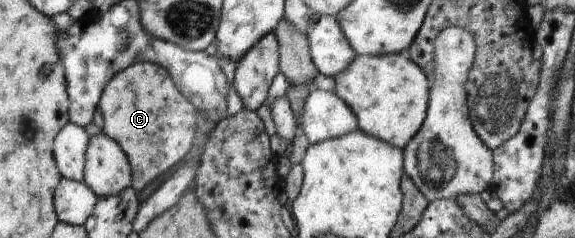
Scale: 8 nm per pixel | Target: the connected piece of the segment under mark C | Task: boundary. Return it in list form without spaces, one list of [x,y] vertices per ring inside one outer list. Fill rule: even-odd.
[[[135,61],[114,74],[103,89],[98,107],[104,118],[102,132],[119,144],[129,161],[135,191],[143,190],[192,150],[199,110],[177,90],[162,66]]]

